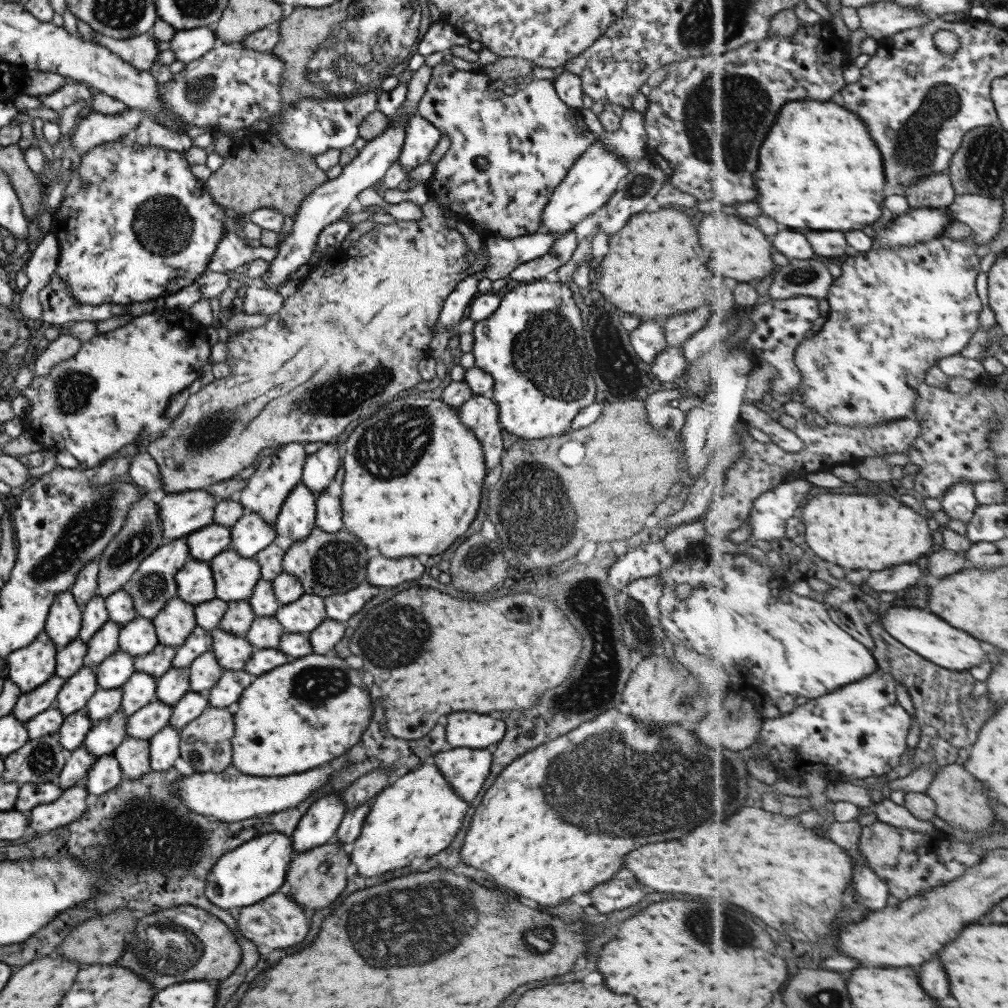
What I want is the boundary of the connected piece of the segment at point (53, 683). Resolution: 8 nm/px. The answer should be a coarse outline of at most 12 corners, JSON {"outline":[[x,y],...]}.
{"outline":[[49,676],[20,694],[10,714],[25,724],[53,706],[64,682]]}

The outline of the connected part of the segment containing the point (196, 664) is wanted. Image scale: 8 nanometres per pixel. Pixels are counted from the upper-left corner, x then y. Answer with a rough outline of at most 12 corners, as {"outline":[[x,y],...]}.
{"outline":[[211,651],[192,660],[189,691],[207,693],[223,669]]}

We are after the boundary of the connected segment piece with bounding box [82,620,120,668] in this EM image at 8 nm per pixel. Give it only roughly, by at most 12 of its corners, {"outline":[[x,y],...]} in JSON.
{"outline":[[105,622],[86,643],[82,666],[95,668],[118,650],[118,625]]}

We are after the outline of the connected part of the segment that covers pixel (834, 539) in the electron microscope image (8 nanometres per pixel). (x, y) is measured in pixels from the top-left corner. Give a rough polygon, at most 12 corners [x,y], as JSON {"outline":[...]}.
{"outline":[[819,494],[809,546],[855,570],[927,554],[925,516],[885,494]]}

